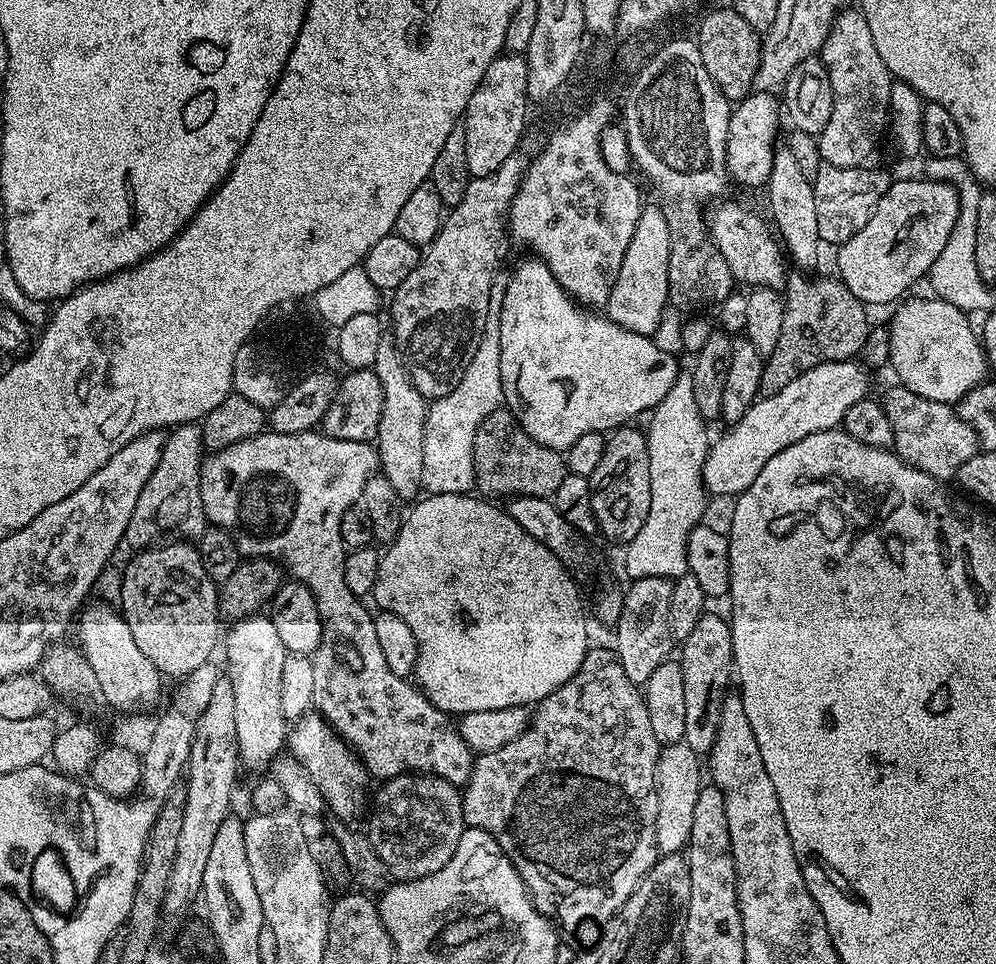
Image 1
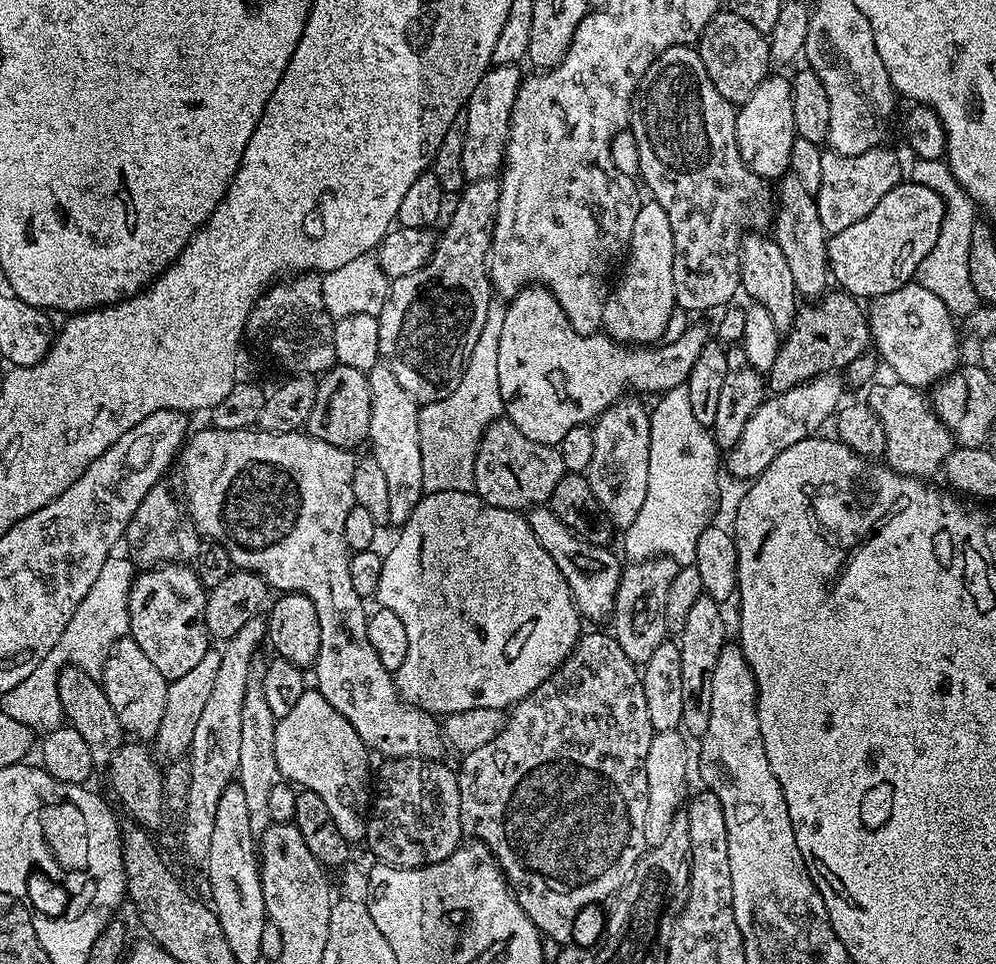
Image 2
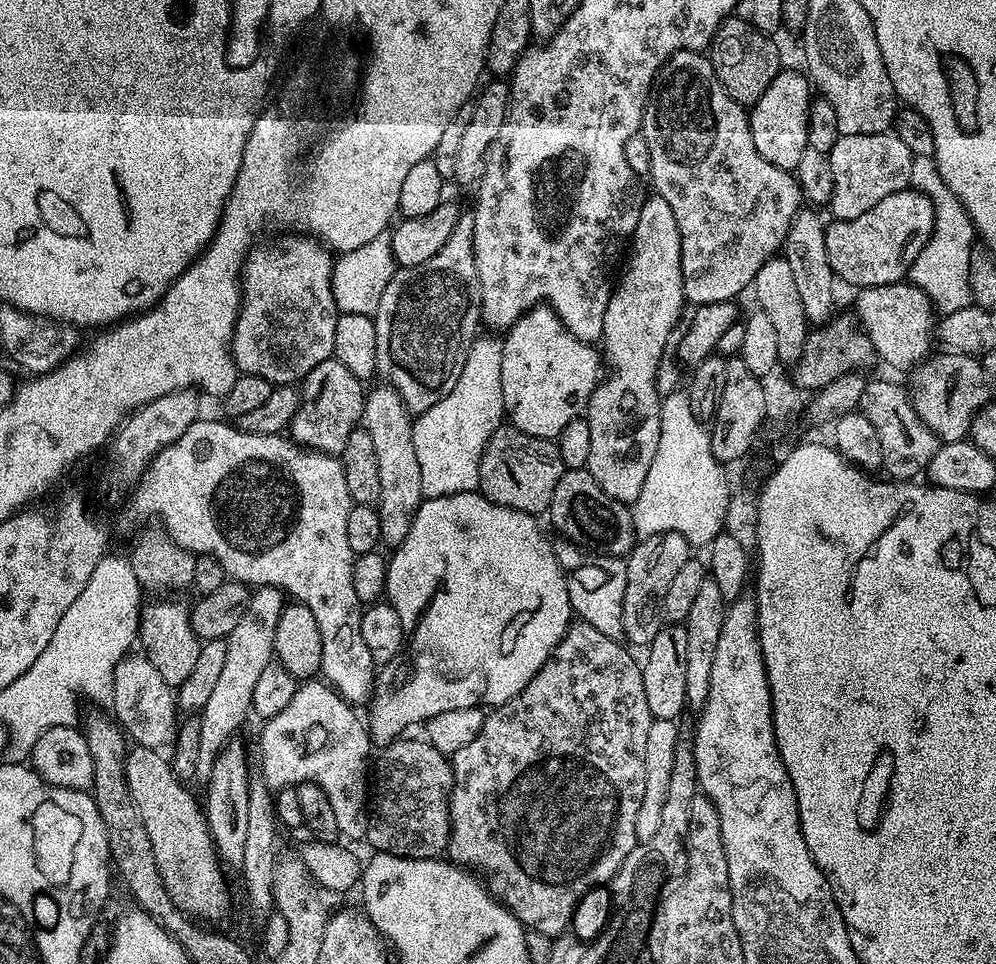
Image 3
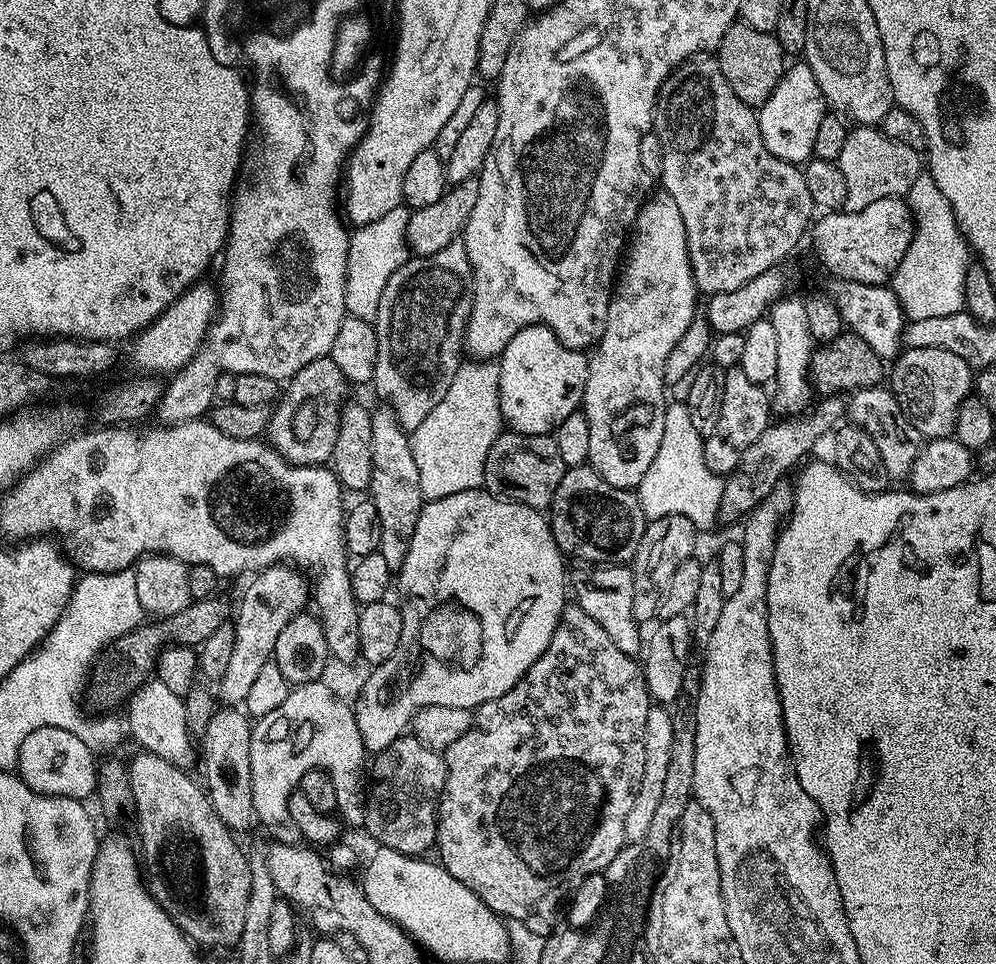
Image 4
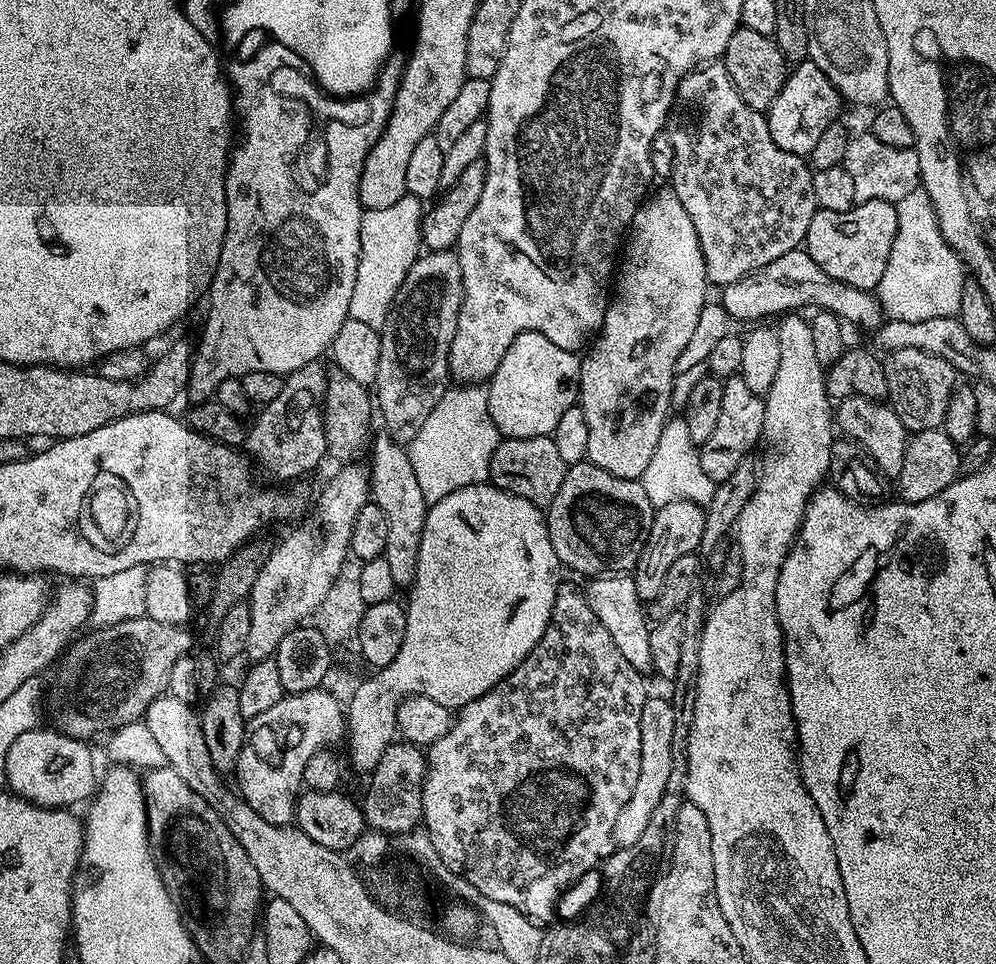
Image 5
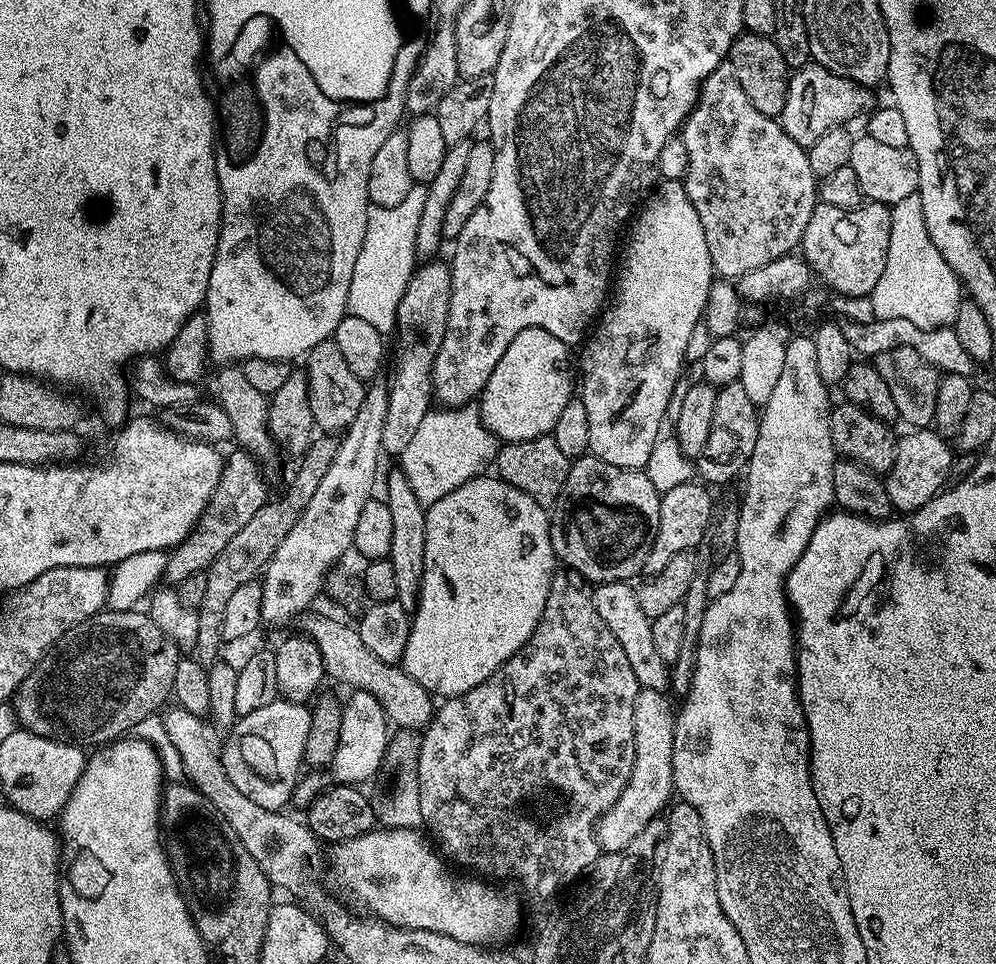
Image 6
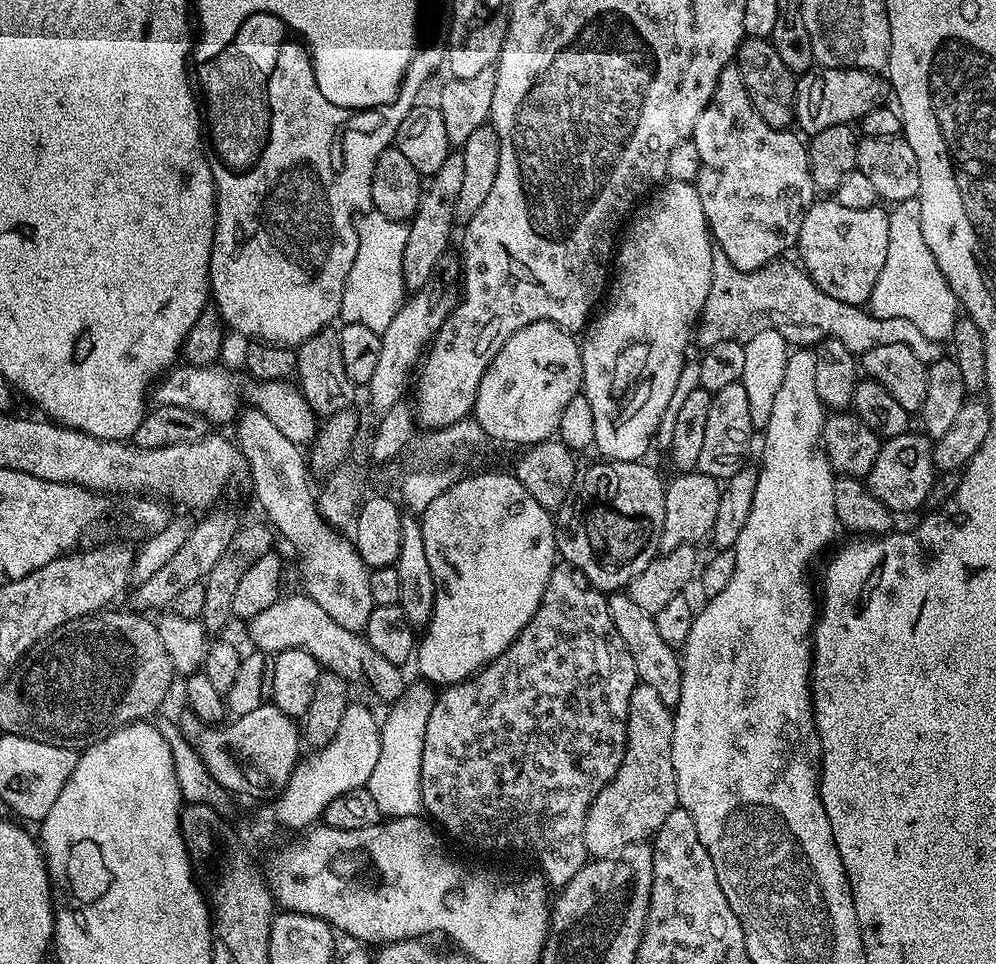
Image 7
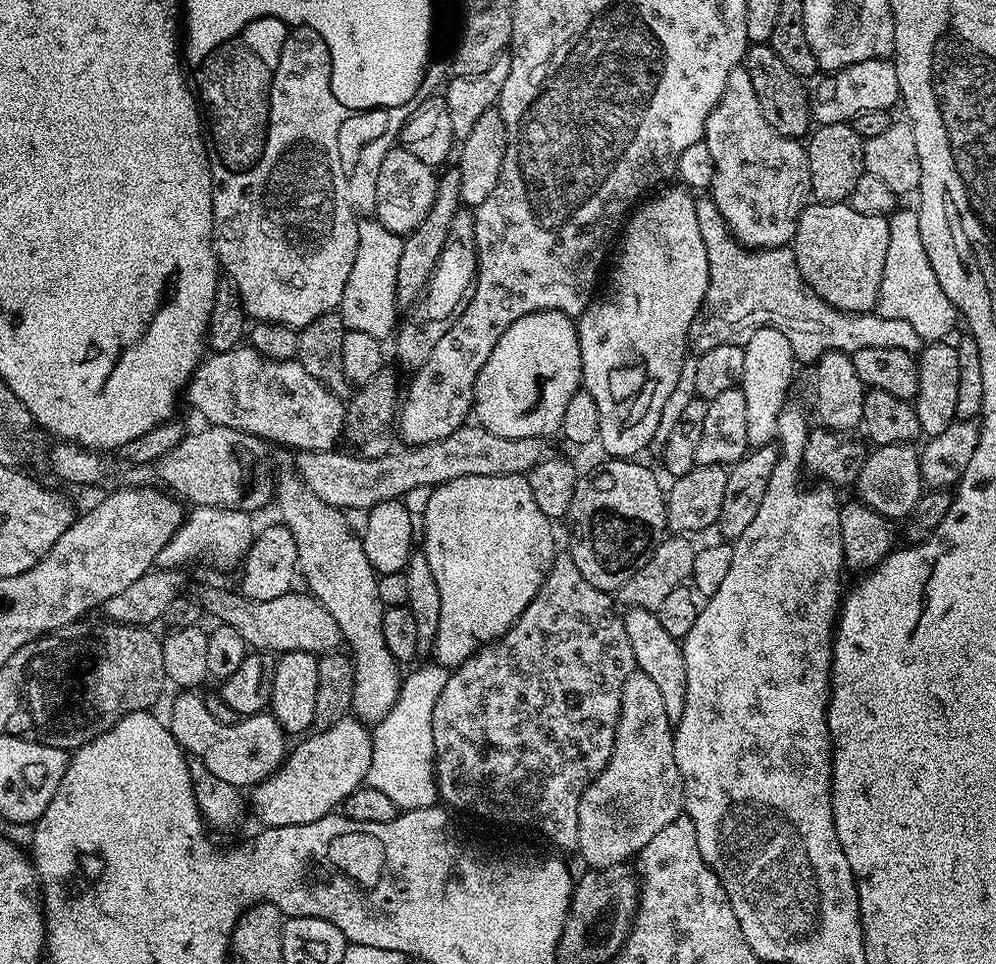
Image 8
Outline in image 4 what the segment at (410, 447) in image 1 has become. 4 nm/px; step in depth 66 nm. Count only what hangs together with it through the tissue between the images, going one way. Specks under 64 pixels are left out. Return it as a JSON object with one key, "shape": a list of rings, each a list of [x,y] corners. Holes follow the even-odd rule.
{"shape":[[[380,406],[380,409],[372,412],[370,430],[374,430],[370,499],[374,510],[378,510],[380,522],[378,550],[382,558],[386,558],[386,566],[399,570],[406,558],[406,550],[414,534],[414,526],[418,526],[418,514],[426,501],[422,494],[422,486],[418,482],[418,465],[414,462],[414,454],[408,445],[409,433],[402,430],[391,408]]]}

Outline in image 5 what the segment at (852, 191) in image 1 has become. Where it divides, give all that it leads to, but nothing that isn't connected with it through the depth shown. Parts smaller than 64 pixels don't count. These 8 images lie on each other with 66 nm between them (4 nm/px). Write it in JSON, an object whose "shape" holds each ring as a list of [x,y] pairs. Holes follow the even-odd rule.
{"shape":[[[871,134],[854,135],[844,147],[842,167],[854,181],[854,198],[856,204],[865,204],[871,200],[891,200],[893,202],[906,198],[910,190],[921,187],[920,163],[915,147],[899,148],[886,146],[886,142],[878,142]]]}

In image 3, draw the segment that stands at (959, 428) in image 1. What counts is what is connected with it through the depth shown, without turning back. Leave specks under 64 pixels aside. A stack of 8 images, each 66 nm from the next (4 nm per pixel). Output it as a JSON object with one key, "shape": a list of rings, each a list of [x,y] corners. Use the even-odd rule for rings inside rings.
{"shape":[[[869,379],[866,394],[862,394],[859,411],[870,418],[874,430],[878,430],[878,439],[882,442],[884,455],[883,471],[897,482],[908,482],[925,471],[934,454],[941,446],[935,434],[918,418],[912,405],[909,389],[892,380]]]}

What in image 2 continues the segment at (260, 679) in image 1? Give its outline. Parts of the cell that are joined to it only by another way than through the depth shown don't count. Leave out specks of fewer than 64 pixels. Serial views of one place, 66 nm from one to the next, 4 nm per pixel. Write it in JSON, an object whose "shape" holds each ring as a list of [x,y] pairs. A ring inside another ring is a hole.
{"shape":[[[249,686],[246,698],[242,702],[242,739],[238,749],[238,770],[236,776],[242,790],[245,791],[247,809],[250,812],[250,830],[259,838],[269,826],[270,790],[281,783],[282,777],[278,762],[275,761],[275,728],[278,717],[270,714],[270,706],[266,706],[266,698],[259,686]]]}

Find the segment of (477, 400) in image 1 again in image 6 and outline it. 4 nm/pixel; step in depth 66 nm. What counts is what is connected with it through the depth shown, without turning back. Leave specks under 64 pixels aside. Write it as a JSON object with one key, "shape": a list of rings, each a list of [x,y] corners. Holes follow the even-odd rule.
{"shape":[[[475,403],[462,408],[437,407],[422,418],[414,439],[398,457],[398,466],[410,482],[410,490],[424,505],[446,498],[450,490],[458,490],[475,476],[483,476],[496,463],[498,438],[482,422],[479,407]]]}

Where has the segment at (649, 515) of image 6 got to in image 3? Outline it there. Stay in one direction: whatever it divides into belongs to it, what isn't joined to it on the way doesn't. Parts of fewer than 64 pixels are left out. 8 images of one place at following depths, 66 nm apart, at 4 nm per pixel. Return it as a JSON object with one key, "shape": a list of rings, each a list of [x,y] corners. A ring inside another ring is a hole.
{"shape":[[[587,467],[569,468],[564,471],[562,478],[558,478],[558,486],[554,486],[554,494],[550,498],[550,506],[546,513],[547,519],[552,519],[553,526],[560,531],[557,533],[563,539],[570,541],[572,544],[577,544],[581,550],[599,552],[601,556],[627,557],[628,553],[638,543],[636,527],[632,521],[631,507],[610,498],[607,487],[601,481],[599,484],[588,471]]]}

